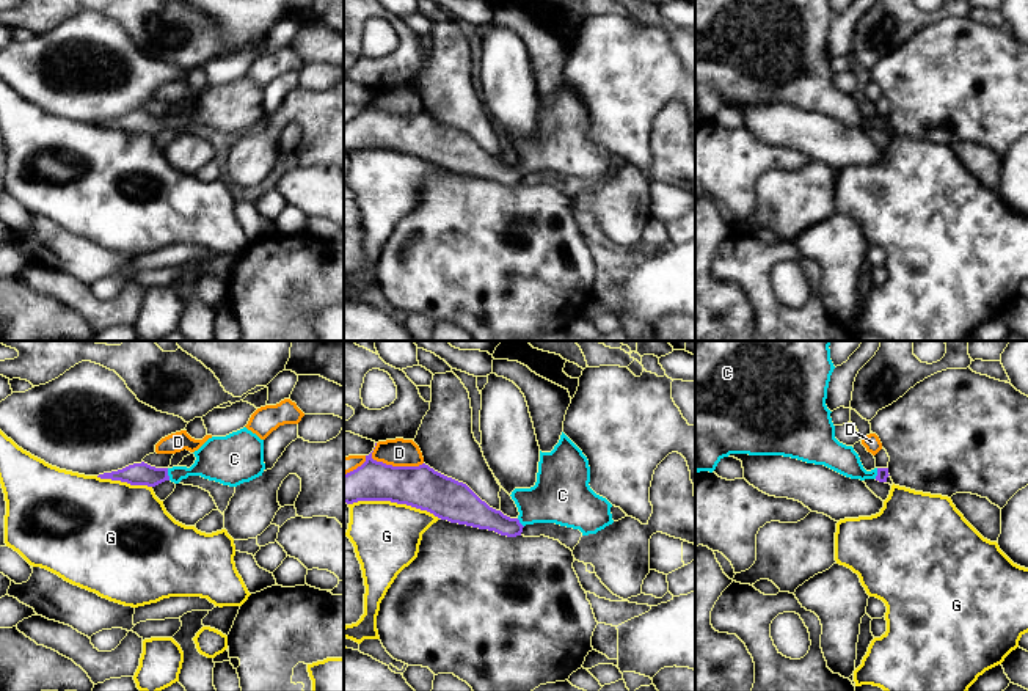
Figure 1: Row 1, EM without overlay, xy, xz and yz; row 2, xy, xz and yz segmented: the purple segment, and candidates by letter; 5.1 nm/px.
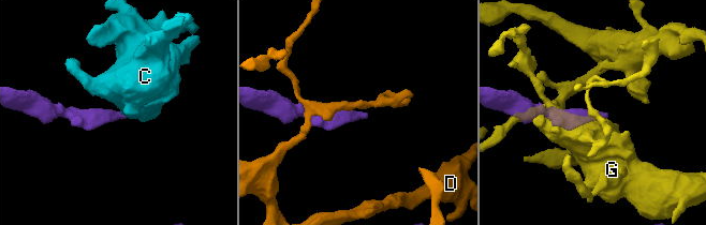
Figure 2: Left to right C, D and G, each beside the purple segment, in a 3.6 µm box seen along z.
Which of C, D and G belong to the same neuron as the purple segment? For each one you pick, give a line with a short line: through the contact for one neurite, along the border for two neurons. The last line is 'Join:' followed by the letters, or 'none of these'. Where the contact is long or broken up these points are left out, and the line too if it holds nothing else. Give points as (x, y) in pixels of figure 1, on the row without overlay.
C: Line: xy (142, 121), (167, 123), (192, 120), (214, 110)
Join: C

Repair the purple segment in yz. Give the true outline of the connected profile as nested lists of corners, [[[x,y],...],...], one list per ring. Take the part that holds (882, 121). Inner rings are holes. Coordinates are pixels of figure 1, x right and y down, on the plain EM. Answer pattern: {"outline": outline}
{"outline": [[[695,0],[695,119],[713,121],[730,102],[783,104],[824,113],[851,127],[887,130],[888,116],[866,119],[854,96],[835,86],[826,53],[833,17],[830,0]]]}

